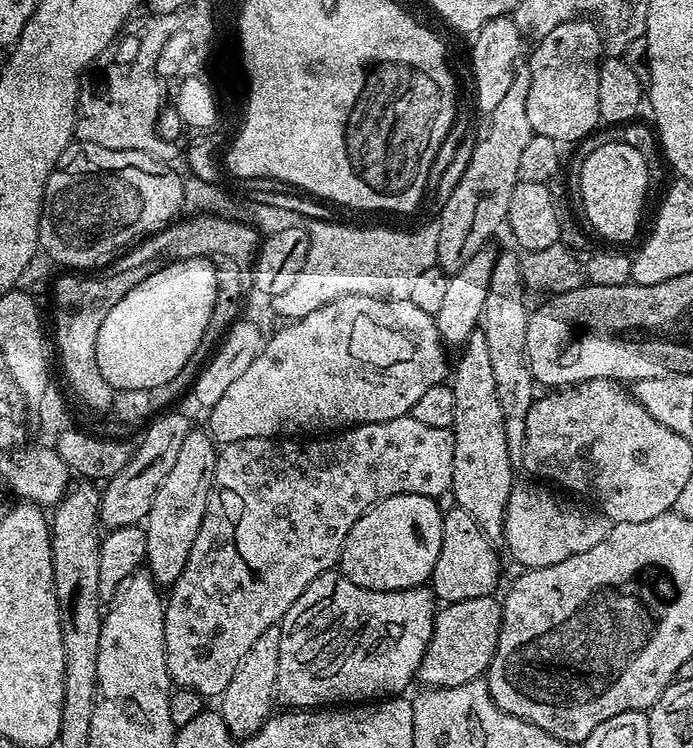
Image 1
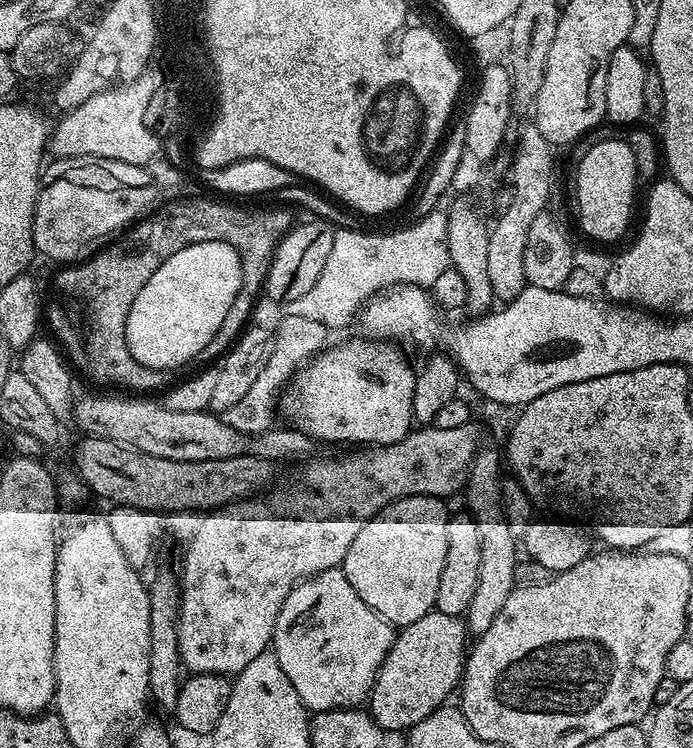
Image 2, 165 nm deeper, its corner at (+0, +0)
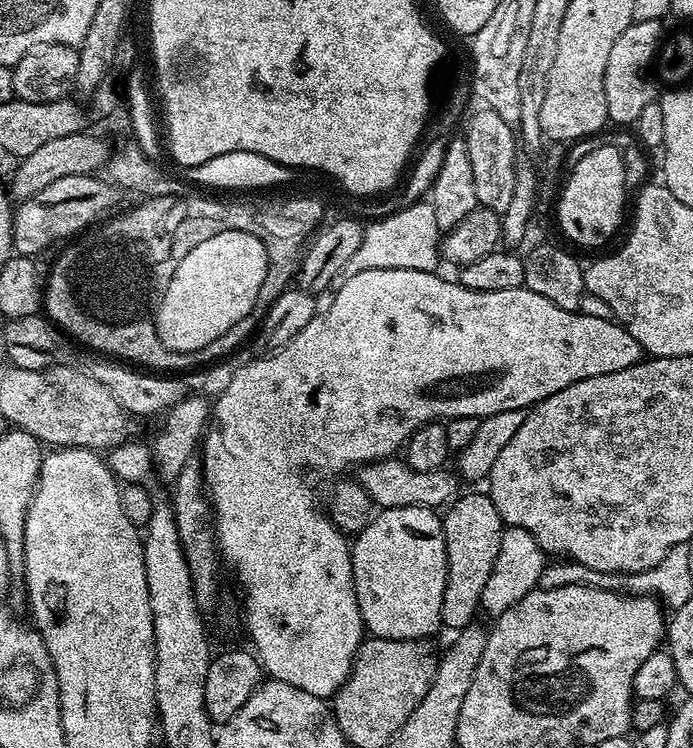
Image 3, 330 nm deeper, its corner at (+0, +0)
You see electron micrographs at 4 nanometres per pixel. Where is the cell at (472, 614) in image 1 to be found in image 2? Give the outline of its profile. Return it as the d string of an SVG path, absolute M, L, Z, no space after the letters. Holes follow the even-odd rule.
M438 611L427 612L418 622L403 625L396 632L396 640L390 646L386 658L376 675L376 681L366 701L372 719L391 732L411 730L422 718L436 711L445 703L448 695L457 691L464 674L466 653L470 648L470 633L465 621L458 616L442 614Z

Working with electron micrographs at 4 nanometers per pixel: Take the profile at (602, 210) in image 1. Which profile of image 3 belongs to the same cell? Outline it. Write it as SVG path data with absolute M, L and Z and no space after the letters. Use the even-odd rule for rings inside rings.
M601 142L592 148L572 168L572 173L563 181L558 193L558 203L554 208L554 216L560 219L560 228L576 244L584 248L600 248L620 228L620 219L624 216L624 191L629 187L626 182L626 170L622 162L622 154L610 143Z

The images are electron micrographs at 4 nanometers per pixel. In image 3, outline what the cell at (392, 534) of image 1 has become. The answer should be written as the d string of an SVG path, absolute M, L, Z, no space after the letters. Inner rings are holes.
M398 506L377 511L368 525L360 531L351 545L352 554L352 589L358 598L358 610L364 619L364 627L369 637L378 640L428 640L436 631L441 631L442 625L442 594L446 590L446 574L448 559L446 558L446 542L444 541L443 519L433 509L422 506Z

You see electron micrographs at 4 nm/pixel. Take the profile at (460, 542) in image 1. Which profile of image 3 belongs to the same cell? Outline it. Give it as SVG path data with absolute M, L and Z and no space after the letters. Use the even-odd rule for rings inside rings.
M487 491L466 492L457 495L456 499L447 505L442 516L448 573L446 590L442 594L440 622L445 629L452 628L451 630L465 628L477 619L476 612L481 611L482 589L490 579L494 558L498 558L498 542L502 542L502 534L506 527Z

